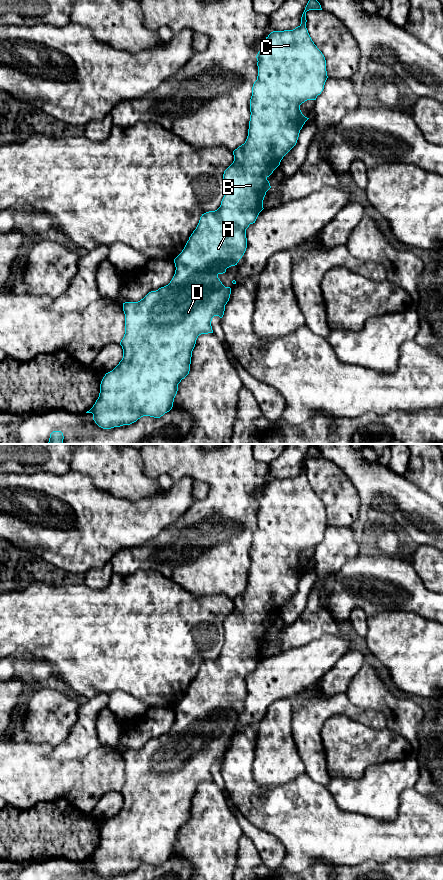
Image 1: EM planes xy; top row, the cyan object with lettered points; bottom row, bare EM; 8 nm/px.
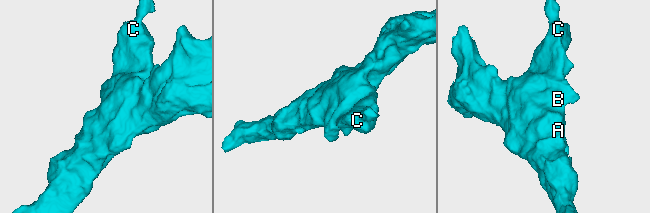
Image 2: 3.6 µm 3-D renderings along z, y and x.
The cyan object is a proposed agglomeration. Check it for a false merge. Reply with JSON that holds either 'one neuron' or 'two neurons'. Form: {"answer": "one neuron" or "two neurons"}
{"answer": "one neuron"}

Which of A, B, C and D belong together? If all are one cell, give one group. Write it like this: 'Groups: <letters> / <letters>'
Groups: A B C D

